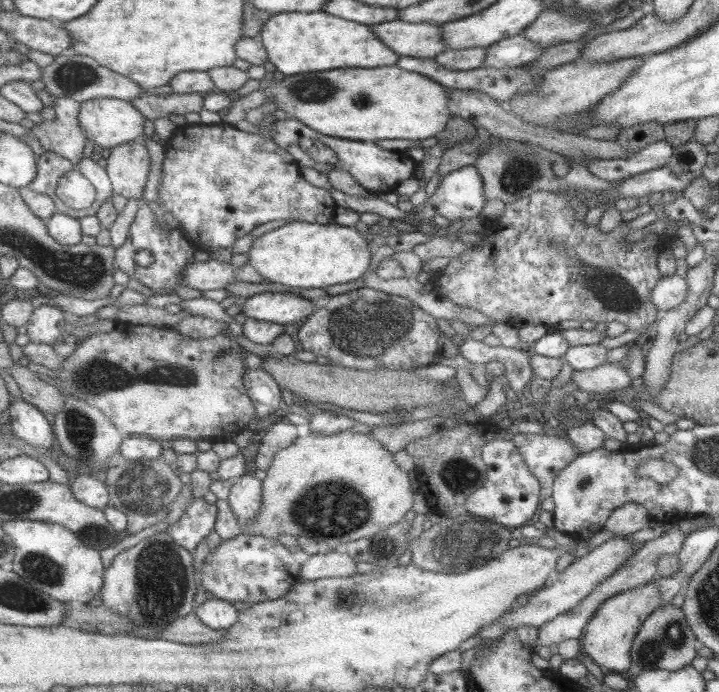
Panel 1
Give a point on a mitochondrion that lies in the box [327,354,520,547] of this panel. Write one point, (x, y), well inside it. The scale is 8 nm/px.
(460, 476)

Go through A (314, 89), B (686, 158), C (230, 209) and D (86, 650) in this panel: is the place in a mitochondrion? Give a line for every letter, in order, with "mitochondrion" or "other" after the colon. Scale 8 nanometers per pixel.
A: mitochondrion
B: other
C: other
D: other

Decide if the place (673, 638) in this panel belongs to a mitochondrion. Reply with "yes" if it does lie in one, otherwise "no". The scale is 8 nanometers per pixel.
yes

